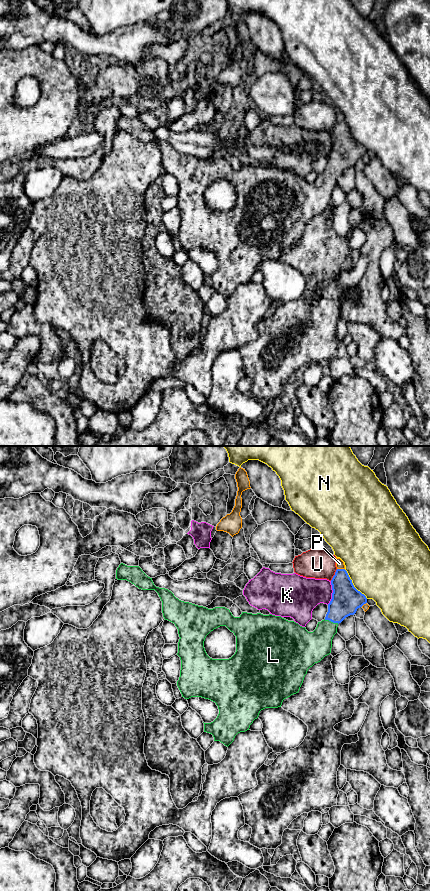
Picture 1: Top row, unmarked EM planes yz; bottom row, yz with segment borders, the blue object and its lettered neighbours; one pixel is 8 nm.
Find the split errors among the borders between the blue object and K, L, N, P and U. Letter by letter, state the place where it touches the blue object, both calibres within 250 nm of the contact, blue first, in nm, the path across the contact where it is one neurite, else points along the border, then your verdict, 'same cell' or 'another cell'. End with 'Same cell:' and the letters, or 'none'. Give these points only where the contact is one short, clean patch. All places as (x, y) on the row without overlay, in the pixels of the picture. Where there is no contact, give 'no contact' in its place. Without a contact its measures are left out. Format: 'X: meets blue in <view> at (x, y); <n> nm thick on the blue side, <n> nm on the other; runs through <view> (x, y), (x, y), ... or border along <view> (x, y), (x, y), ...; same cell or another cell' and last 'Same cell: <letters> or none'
K: meets blue in yz at (332, 145); 240 nm thick on the blue side, 300 nm on the other; another cell
L: meets blue in yz at (331, 173); 240 nm thick on the blue side, 240 nm on the other; runs through yz (346, 151), (331, 173), (321, 190), (313, 198); same cell
N: meets blue in yz at (352, 136); 240 nm thick on the blue side, 480 nm on the other; another cell
P: meets blue in yz at (341, 121); 240 nm thick on the blue side, 60 nm on the other; another cell
U: meets blue in yz at (334, 127); 240 nm thick on the blue side, 240 nm on the other; another cell
Same cell: L

